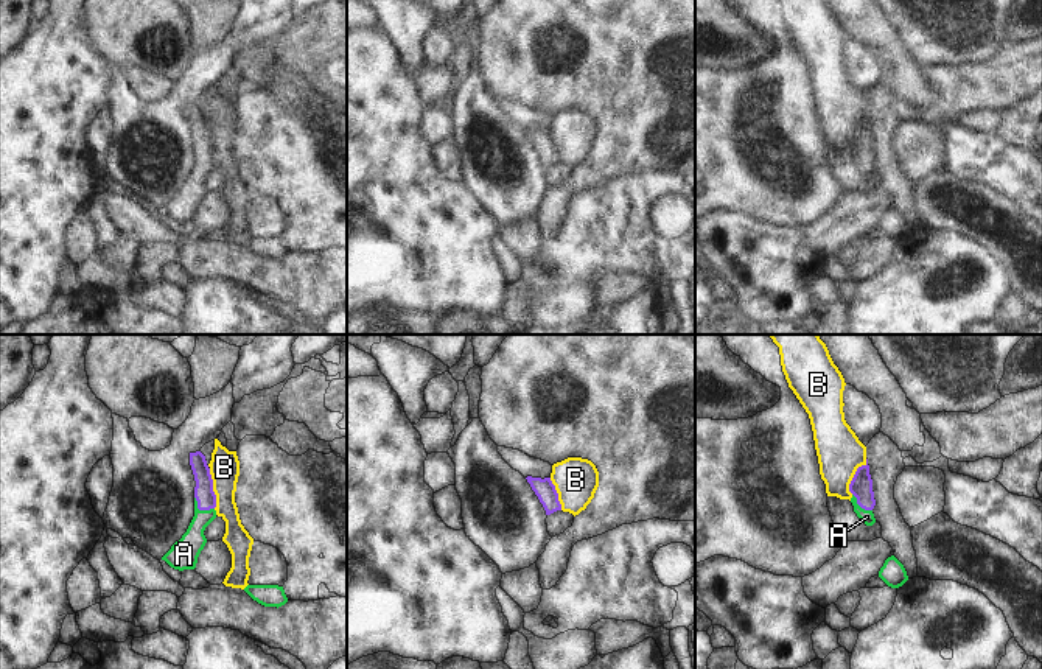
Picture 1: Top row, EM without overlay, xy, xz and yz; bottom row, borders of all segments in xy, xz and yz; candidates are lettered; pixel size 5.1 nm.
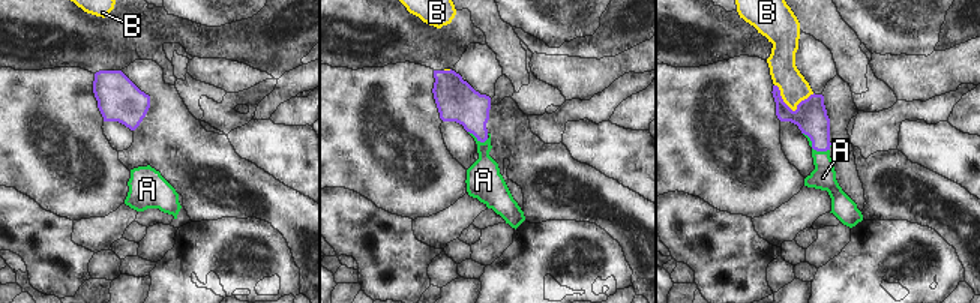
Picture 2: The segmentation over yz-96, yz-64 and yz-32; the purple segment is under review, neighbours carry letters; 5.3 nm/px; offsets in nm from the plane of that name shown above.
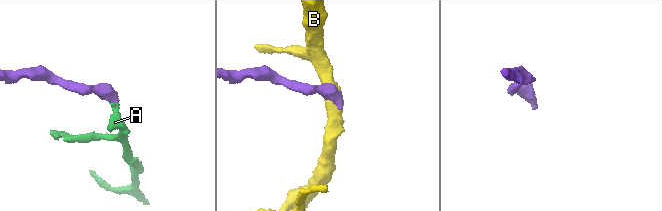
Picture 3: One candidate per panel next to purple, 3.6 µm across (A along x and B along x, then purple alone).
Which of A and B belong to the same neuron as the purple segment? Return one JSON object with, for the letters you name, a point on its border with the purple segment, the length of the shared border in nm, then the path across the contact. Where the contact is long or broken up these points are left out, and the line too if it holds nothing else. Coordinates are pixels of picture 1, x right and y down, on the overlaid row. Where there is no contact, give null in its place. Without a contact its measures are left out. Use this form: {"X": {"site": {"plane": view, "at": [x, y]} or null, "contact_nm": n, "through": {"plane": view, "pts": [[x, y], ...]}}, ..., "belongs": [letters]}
{"A": {"site": {"plane": "xy", "at": [201, 509]}, "contact_nm": 120, "through": {"plane": "xy", "pts": [[204, 493], [201, 509], [193, 542], [184, 554]]}}, "belongs": ["A"]}

